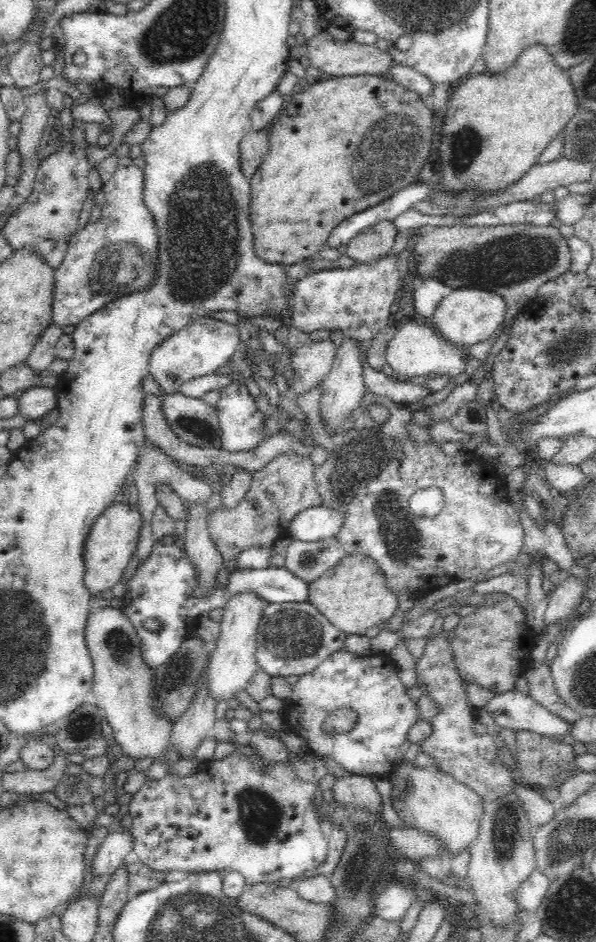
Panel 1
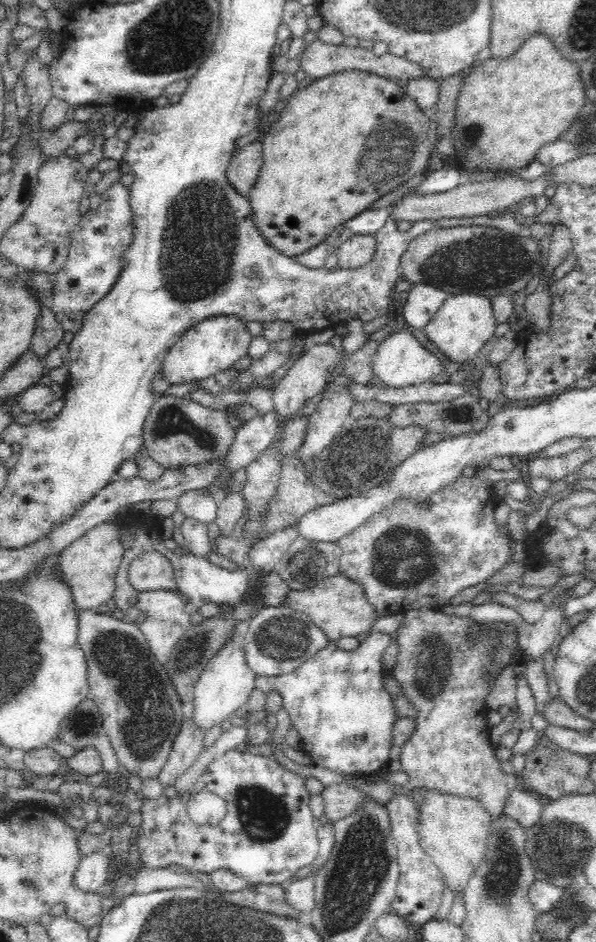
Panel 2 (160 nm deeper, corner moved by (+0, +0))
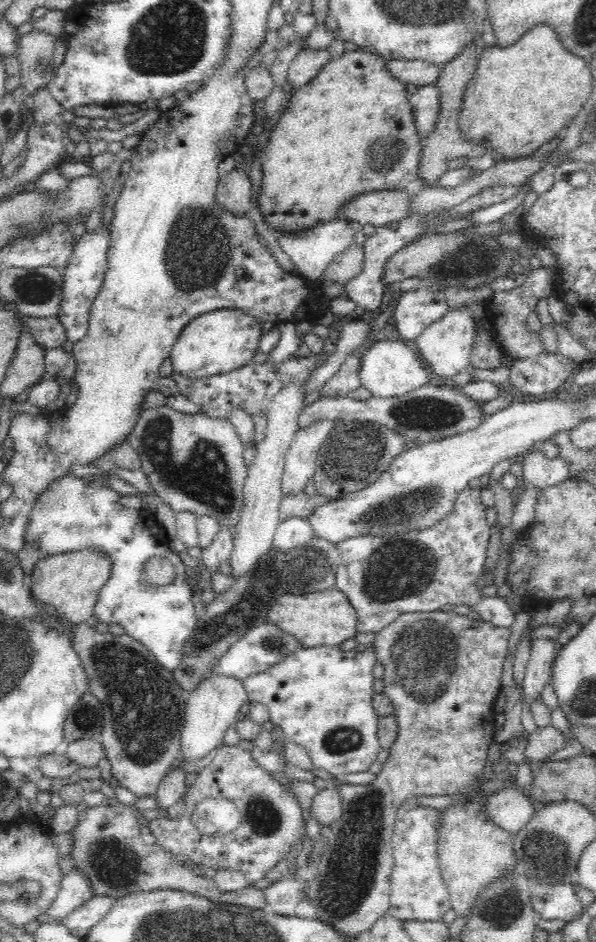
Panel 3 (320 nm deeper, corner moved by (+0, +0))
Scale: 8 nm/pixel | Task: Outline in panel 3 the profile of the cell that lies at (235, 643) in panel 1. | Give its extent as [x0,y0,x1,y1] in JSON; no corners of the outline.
[180,675,249,763]

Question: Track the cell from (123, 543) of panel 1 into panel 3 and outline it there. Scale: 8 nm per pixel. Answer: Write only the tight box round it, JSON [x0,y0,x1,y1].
[28,549,110,625]

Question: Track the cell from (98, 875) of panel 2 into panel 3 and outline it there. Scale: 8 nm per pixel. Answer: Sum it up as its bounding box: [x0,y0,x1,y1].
[46,870,93,922]

